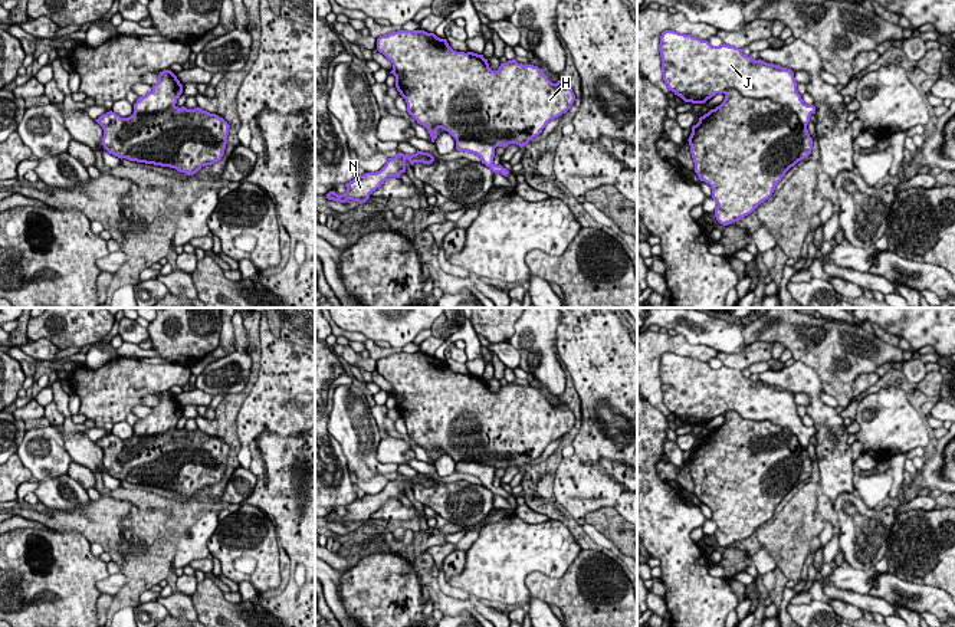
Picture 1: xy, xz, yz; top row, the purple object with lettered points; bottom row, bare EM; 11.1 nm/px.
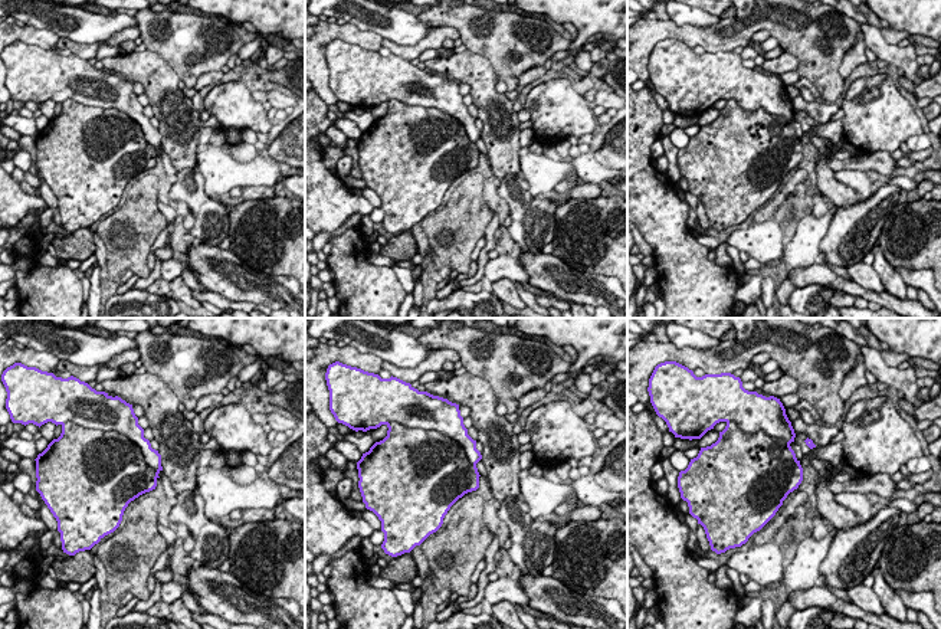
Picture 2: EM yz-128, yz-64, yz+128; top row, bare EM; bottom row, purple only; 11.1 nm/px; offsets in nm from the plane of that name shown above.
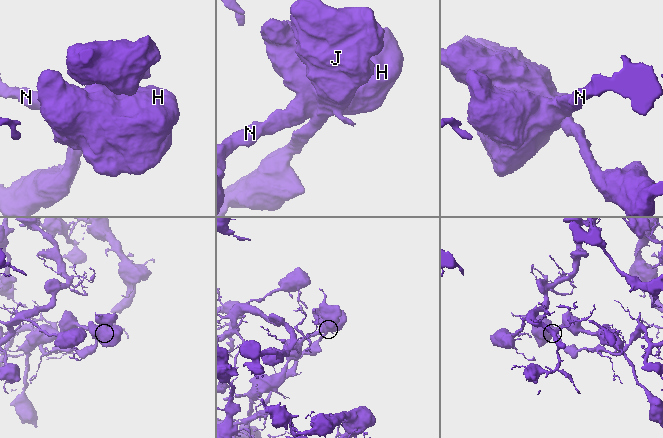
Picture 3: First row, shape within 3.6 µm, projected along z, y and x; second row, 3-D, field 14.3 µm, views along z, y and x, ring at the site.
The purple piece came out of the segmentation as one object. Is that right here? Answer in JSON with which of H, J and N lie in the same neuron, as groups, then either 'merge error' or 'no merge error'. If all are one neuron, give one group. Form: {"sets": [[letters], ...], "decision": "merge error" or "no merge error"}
{"sets": [["H", "N"], ["J"]], "decision": "merge error"}

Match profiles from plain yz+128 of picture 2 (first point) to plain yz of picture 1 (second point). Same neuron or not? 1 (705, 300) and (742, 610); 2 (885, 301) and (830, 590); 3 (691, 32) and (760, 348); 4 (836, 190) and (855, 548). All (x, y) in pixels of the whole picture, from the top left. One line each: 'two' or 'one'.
1: two
2: one
3: two
4: two

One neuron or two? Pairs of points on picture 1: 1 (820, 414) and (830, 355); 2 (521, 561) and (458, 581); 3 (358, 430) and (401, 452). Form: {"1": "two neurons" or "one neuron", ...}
{"1": "two neurons", "2": "one neuron", "3": "two neurons"}

